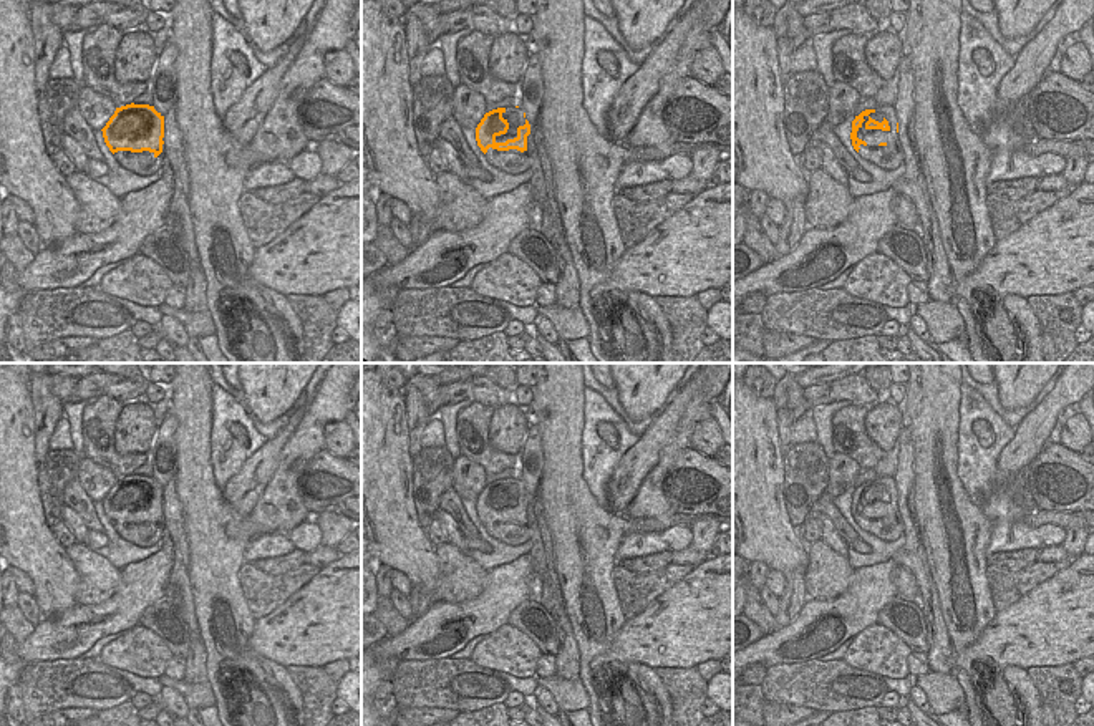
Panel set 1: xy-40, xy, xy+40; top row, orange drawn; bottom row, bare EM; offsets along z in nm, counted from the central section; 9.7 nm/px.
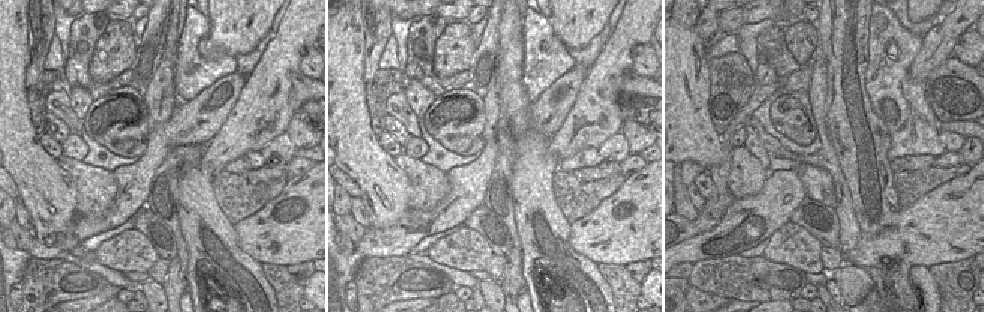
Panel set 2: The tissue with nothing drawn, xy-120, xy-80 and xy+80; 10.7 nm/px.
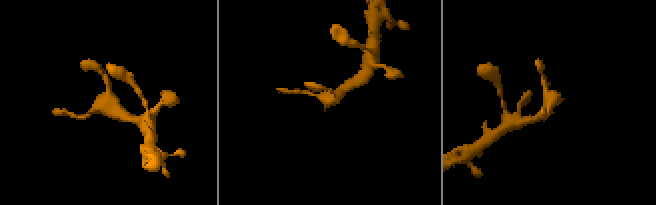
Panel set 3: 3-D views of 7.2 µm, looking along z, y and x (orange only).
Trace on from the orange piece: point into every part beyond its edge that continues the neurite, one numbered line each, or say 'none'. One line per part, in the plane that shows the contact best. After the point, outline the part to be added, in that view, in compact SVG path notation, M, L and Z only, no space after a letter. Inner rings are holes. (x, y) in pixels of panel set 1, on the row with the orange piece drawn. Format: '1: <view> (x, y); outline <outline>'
1: xy+40 (890, 156); outline M877 106L869 116L864 116L864 123L857 131L857 138L867 144L860 144L859 156L874 162L875 166L893 171L903 162L903 149L897 133L897 114L893 106ZM869 119L882 123L888 121L890 129L867 129L865 123Z

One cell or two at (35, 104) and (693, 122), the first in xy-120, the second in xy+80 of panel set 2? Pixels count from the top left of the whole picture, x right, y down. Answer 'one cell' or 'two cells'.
two cells

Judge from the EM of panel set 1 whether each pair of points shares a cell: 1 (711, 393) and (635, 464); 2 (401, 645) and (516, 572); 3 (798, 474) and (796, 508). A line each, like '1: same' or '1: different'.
1: same
2: same
3: same

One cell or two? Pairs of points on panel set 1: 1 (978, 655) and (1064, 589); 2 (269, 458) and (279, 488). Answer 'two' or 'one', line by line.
1: one
2: two

